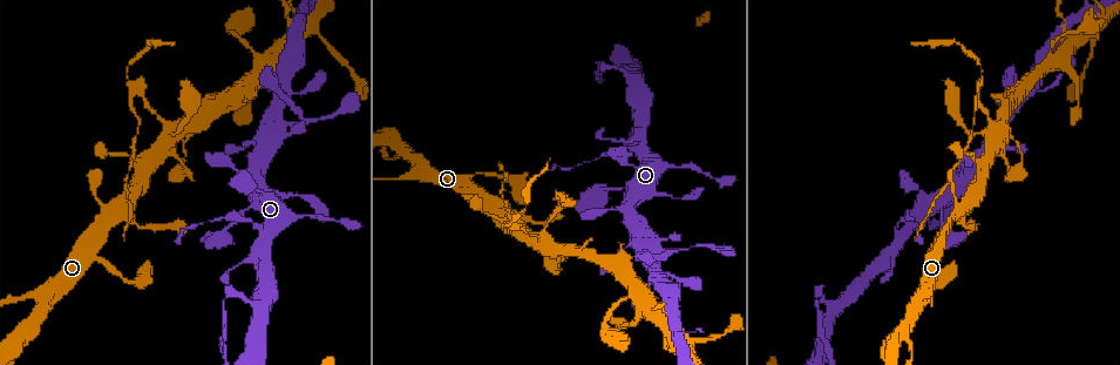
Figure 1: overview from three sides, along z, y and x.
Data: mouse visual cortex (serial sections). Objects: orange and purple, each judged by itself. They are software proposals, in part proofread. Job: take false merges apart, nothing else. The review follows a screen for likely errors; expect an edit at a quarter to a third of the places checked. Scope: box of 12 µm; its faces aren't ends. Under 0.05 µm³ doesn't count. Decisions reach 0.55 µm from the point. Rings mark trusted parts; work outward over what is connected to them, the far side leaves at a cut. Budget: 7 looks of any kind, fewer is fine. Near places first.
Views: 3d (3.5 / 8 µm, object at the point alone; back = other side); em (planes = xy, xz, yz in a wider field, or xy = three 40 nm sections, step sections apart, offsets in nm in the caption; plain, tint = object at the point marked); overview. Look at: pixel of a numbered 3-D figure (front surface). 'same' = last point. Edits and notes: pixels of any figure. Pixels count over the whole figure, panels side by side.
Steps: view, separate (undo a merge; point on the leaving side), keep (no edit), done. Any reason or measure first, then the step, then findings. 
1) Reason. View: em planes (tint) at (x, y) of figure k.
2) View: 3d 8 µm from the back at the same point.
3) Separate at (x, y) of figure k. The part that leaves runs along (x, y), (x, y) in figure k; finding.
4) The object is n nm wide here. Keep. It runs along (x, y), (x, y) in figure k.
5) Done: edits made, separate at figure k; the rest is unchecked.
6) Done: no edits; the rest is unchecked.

Thin neck. View: 3d 8 µm at (679, 250) of figure 1.

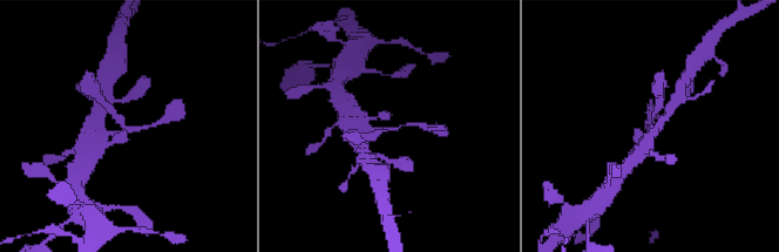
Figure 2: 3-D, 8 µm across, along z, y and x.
Closer look. View: 3d 3.5 µm at (388, 127) of figure 2.

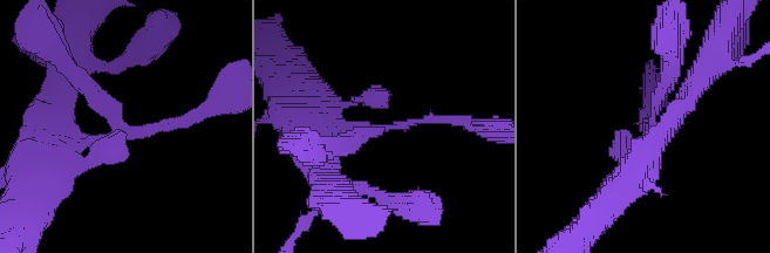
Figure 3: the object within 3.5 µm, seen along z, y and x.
Keep. It runs along (38, 163), (196, 116) in figure 3; all the same cell.

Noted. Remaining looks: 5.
Four-way junction. View: 3d 8 µm at (902, 240) of figure 1.

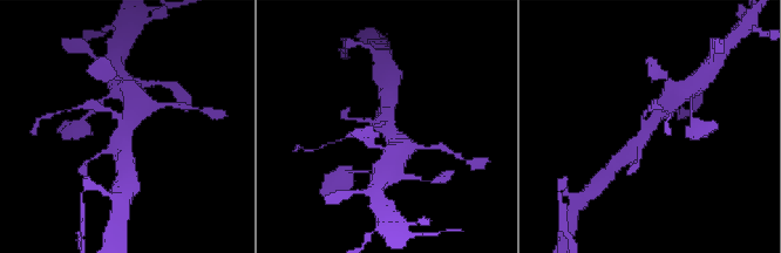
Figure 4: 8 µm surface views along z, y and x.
4 arms meet here; the arms are 150, 250, 450, 600 nm wide; need the tissue. View: em xy step 2 (tint) at (126, 128) of figure 4.

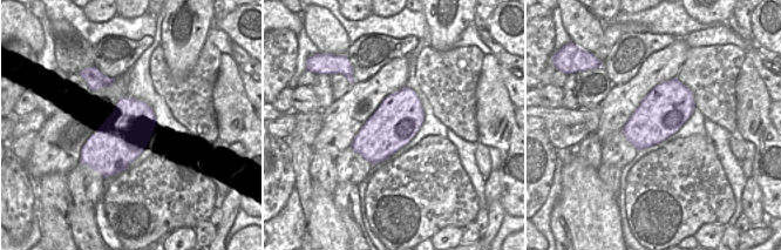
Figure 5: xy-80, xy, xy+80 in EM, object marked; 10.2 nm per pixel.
Keep. It runs along (676, 97), (665, 107), (627, 155) in figure 4; all the same cell.

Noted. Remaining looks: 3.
Sharp bend. View: 3d 3.5 µm at (227, 292) of figure 1.

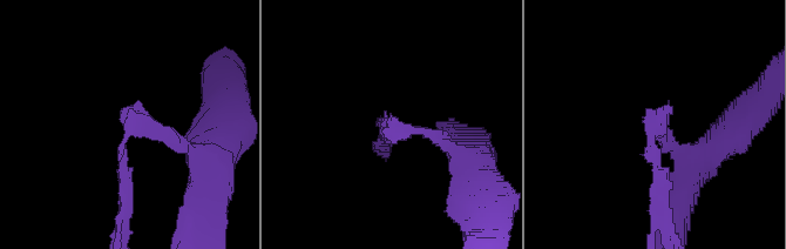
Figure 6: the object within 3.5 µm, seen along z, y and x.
The arms are 200, 200 nm wide; now the EM. View: em planes (tint) at (389, 123) of figure 6.

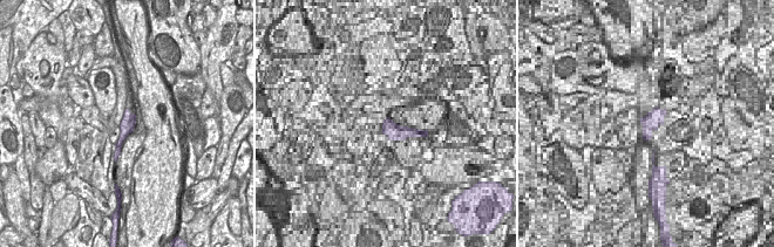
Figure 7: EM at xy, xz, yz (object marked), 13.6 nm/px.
The object is 200 nm wide here. Separate at (122, 187) of figure 6. The part that leaves runs along (121, 146), (121, 240) in figure 6; two cells meet here.

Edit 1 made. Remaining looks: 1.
Done: edits made, separate at figure 6; the rest is unchecked.

